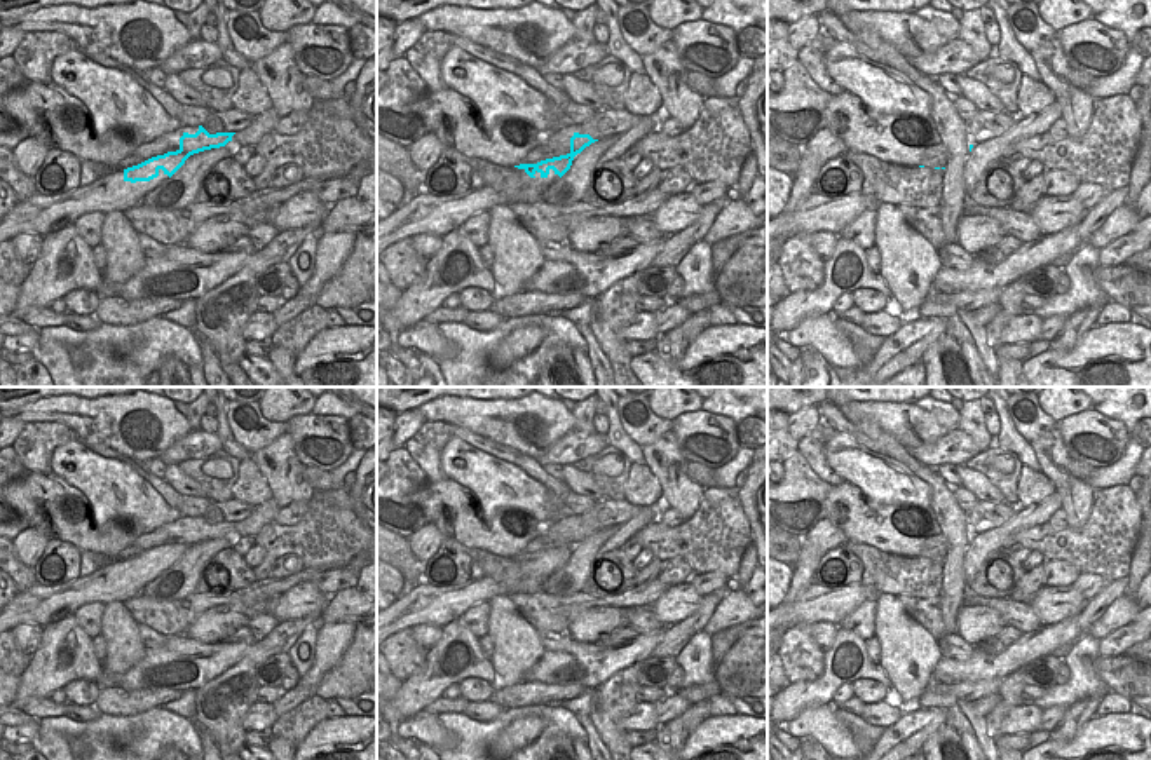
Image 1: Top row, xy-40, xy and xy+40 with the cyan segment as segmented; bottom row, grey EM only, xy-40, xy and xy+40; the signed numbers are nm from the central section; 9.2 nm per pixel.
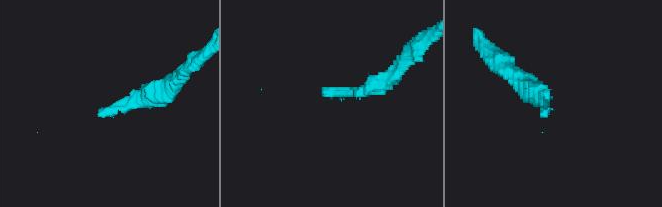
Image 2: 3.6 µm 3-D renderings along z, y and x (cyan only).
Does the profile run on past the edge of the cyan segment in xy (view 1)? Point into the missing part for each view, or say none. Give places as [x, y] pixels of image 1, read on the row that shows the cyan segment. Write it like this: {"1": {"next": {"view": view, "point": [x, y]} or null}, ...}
{"1": {"next": null}}

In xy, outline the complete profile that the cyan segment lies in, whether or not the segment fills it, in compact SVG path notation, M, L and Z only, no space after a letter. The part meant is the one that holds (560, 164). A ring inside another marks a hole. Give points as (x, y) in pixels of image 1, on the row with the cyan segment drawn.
M574 132L570 138L570 152L567 155L546 159L537 164L520 164L514 167L523 169L530 178L535 178L535 173L539 173L541 178L548 178L551 169L562 178L570 169L574 157L595 141L598 139L593 139L589 134Z

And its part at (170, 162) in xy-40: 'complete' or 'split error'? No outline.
complete

